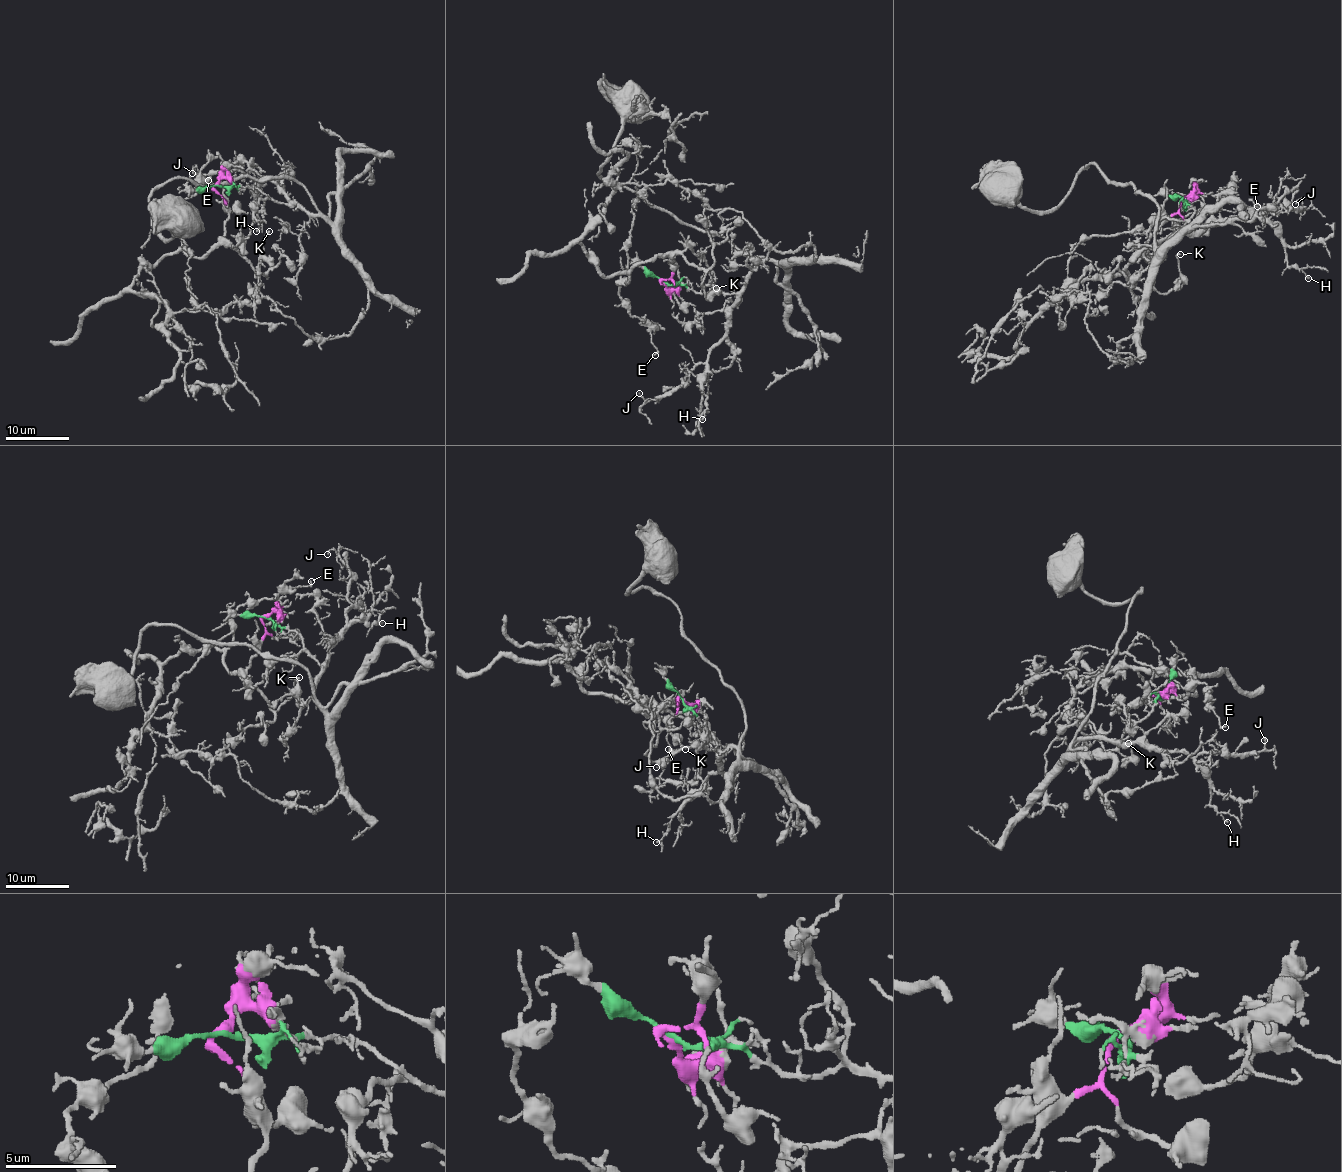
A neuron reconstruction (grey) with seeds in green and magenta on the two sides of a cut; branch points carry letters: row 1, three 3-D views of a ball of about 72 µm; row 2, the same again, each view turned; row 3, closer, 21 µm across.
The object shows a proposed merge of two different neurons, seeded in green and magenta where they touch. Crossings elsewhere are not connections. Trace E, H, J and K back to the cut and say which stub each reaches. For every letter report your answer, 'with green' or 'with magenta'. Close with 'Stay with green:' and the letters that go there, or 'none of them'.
E: with magenta
H: with green
J: with green
K: with magenta
Stay with green: H, J

